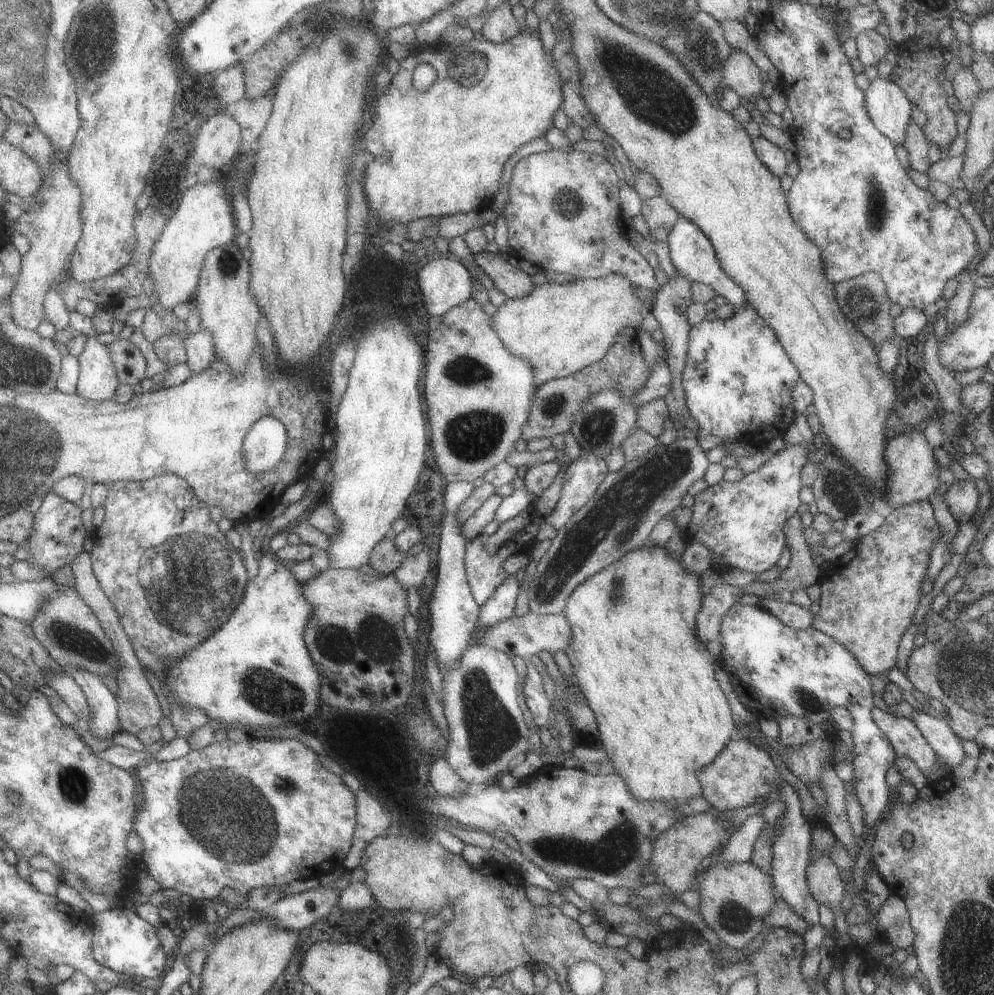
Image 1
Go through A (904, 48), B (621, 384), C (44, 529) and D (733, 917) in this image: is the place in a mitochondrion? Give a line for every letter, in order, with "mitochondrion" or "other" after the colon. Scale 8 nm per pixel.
A: other
B: other
C: other
D: mitochondrion

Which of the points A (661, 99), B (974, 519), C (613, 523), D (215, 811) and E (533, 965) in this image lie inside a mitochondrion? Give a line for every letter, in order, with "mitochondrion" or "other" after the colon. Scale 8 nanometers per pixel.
A: mitochondrion
B: other
C: mitochondrion
D: mitochondrion
E: other

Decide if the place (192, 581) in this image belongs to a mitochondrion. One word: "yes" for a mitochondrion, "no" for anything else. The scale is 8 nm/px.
yes

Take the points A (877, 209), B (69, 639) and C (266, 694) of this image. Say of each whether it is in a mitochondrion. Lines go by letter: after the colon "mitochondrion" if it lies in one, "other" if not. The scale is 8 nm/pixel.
A: mitochondrion
B: mitochondrion
C: mitochondrion

